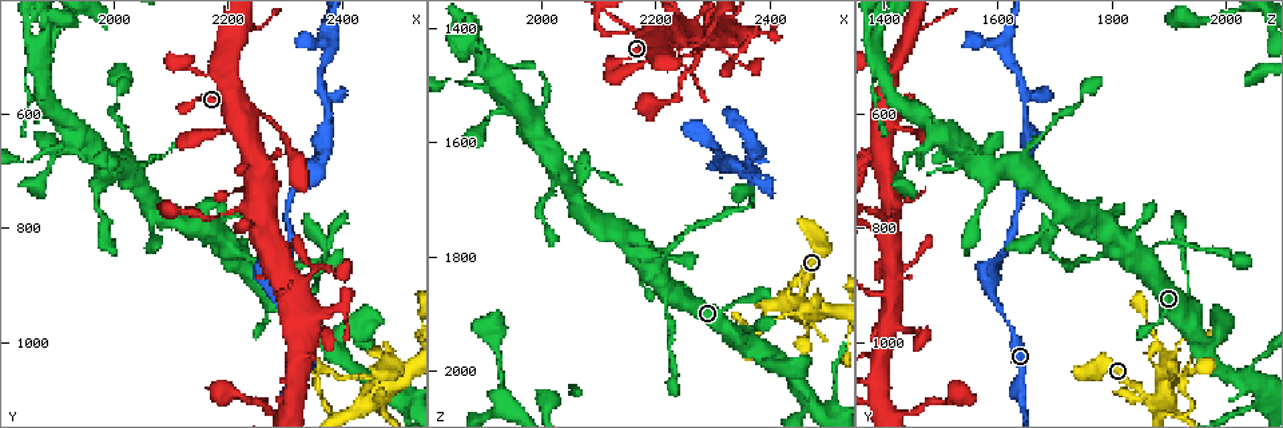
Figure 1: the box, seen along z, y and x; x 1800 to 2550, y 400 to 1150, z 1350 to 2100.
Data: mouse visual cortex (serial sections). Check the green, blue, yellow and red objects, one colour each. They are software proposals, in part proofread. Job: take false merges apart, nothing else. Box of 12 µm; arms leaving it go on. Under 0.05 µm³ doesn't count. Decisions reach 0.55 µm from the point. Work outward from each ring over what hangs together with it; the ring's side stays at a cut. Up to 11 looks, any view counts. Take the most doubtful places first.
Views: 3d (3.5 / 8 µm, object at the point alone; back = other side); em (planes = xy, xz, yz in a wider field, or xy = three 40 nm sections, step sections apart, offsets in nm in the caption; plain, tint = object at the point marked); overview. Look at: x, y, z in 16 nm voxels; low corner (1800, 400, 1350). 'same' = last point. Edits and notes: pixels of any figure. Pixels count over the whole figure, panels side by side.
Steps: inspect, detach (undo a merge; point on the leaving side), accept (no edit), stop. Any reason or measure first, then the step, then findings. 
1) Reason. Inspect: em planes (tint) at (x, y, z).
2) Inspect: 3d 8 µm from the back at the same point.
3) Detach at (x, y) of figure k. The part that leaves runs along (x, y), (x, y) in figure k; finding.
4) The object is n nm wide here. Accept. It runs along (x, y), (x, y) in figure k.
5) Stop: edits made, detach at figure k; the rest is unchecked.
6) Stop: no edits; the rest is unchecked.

A narrow waist. Inspect: 3d 3.5 µm at (2220, 825, 1885).

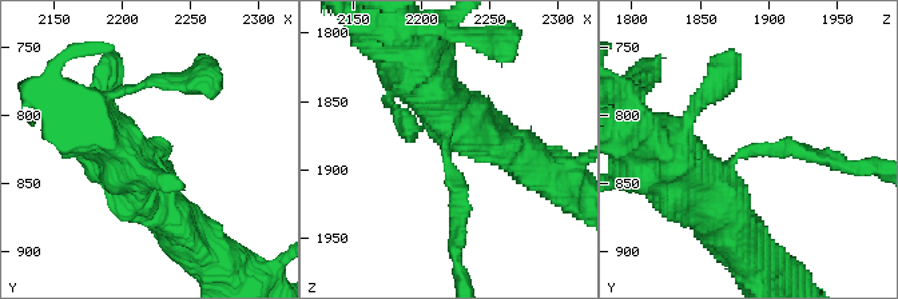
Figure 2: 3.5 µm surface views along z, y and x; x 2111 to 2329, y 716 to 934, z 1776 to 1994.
The arms are 200, 500 nm wide; now the EM. Inspect: em xy step 3 (tint) at (2220, 828, 1880).

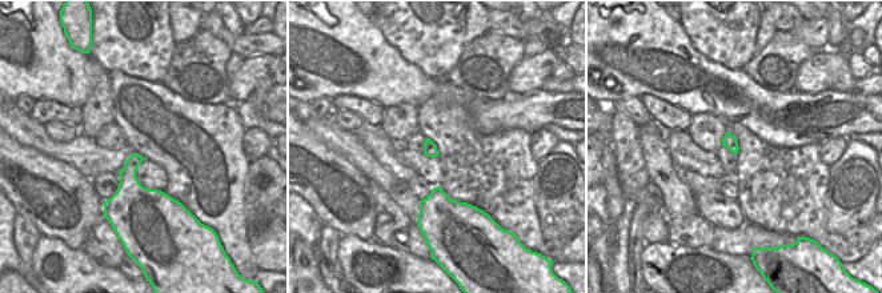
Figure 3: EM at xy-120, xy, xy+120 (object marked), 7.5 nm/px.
Accept. It runs along (722, 214), (706, 186), (739, 152), (825, 156) in figure 2; all the same cell.

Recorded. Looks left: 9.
Four or more arms meet. Inspect: 3d 3.5 µm at (2250, 605, 1415).

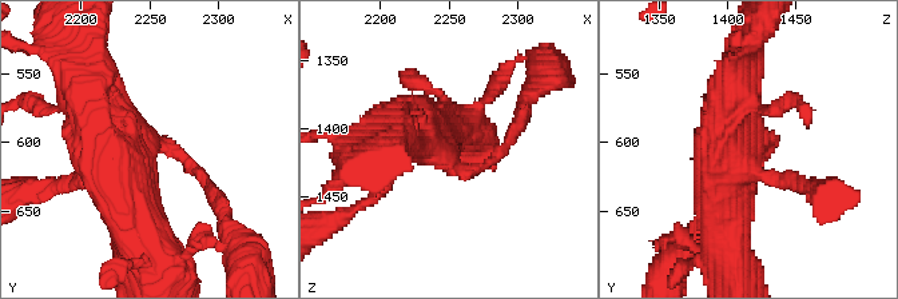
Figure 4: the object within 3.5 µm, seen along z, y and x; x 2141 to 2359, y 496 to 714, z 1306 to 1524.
Inspect: em xy step 1 (tint) at (2246, 600, 1420).

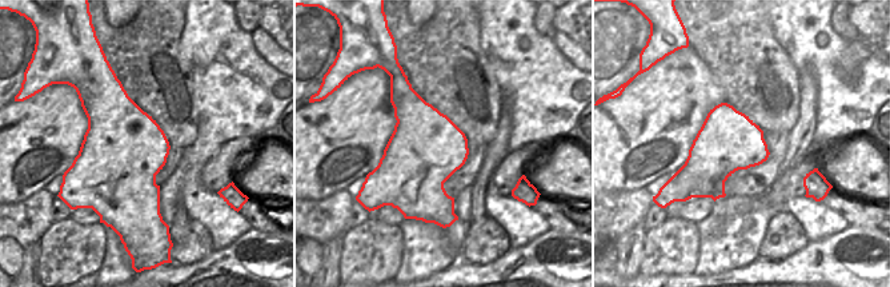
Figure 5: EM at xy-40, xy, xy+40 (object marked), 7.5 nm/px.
Accept. It runs along (70, 104), (135, 158), (143, 236) in figure 4; continuous, no second cell.

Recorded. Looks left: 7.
Three arms meet. Inspect: 3d 8 µm at (2235, 755, 1420).

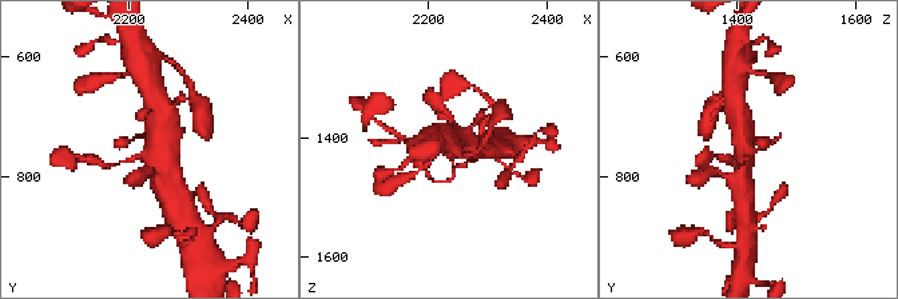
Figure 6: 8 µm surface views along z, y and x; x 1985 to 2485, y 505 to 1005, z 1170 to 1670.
Inspect: 3d 3.5 µm from the back at (2240, 760, 1420).

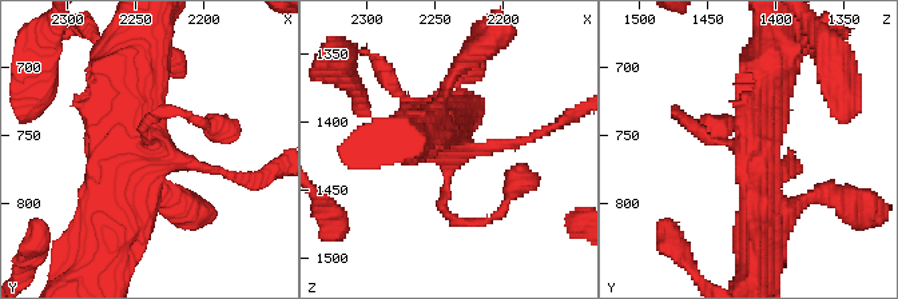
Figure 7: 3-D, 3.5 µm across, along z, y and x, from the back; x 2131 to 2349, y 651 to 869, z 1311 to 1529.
Inspect: em planes (tint) at (2242, 756, 1420).

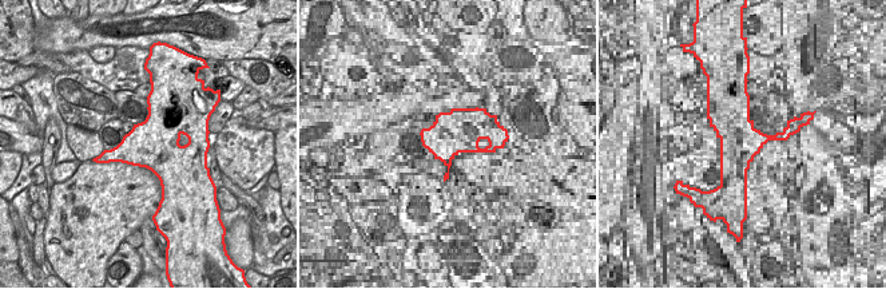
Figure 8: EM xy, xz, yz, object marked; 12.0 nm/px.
Accept. It runs along (138, 48), (116, 228) in figure 7; one cell here.

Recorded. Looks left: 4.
Inspect: em planes (tint) at (2020, 675, 1645).

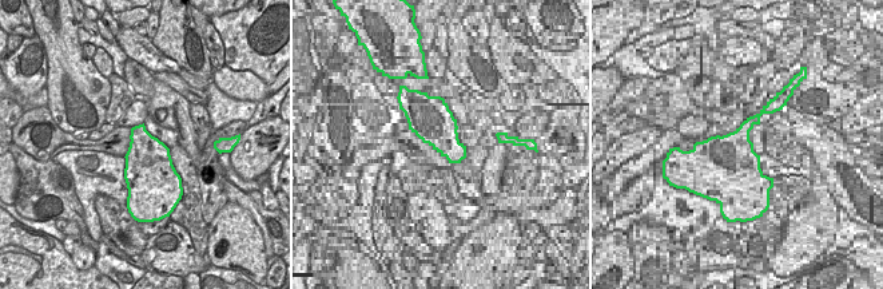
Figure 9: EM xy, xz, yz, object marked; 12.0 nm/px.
Wider look. Inspect: 3d 3.5 µm at the same point.

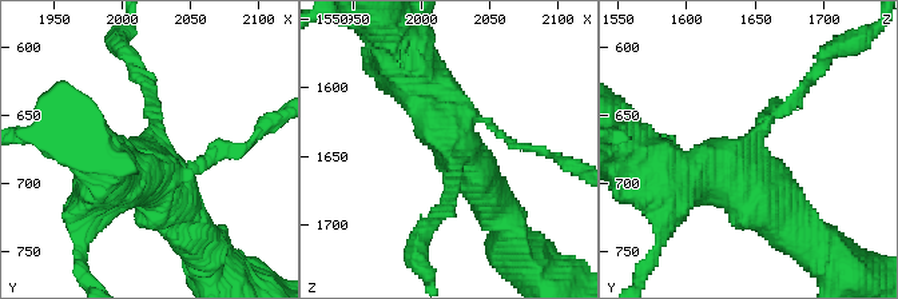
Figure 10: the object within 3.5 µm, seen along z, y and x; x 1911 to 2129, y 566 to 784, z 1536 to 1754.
The object is 550 nm wide here. Accept. It runs along (487, 195), (408, 59) in figure 10; continuous, no second cell.

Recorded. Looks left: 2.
Stop: no edits; the rest is unchecked.

